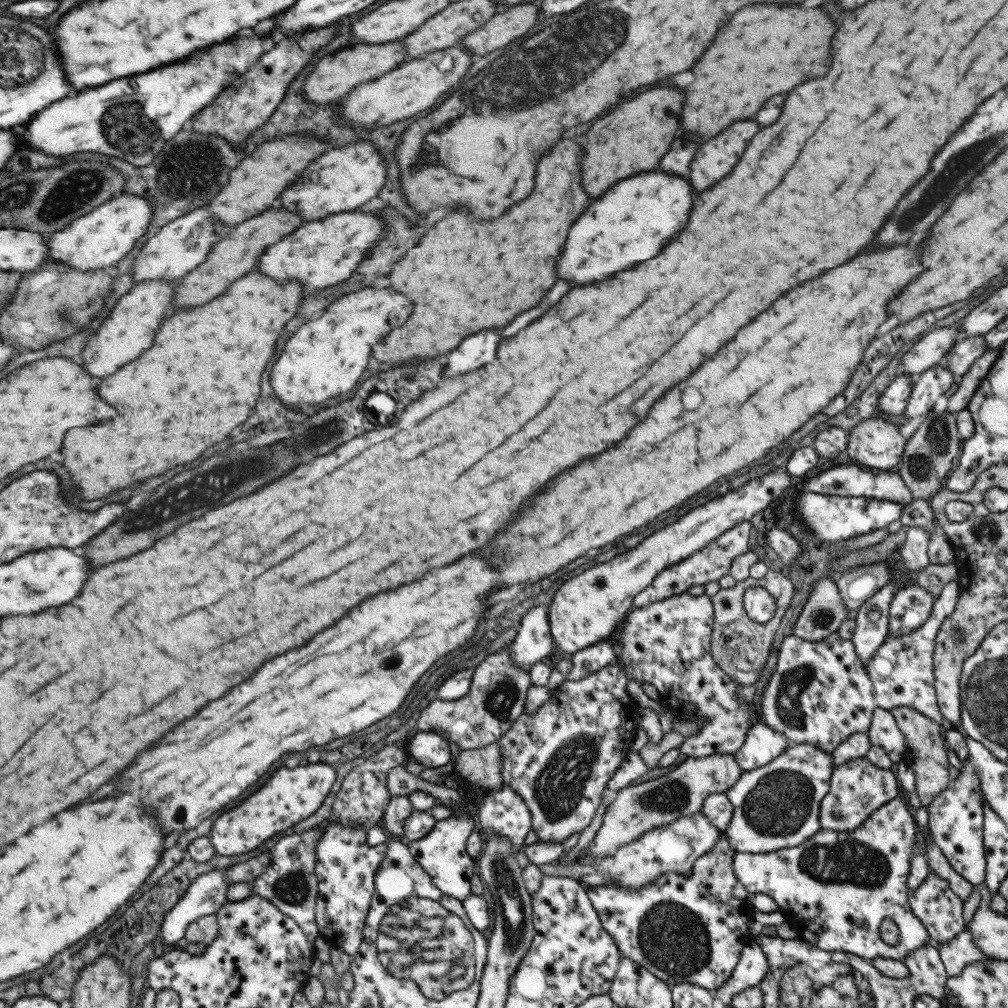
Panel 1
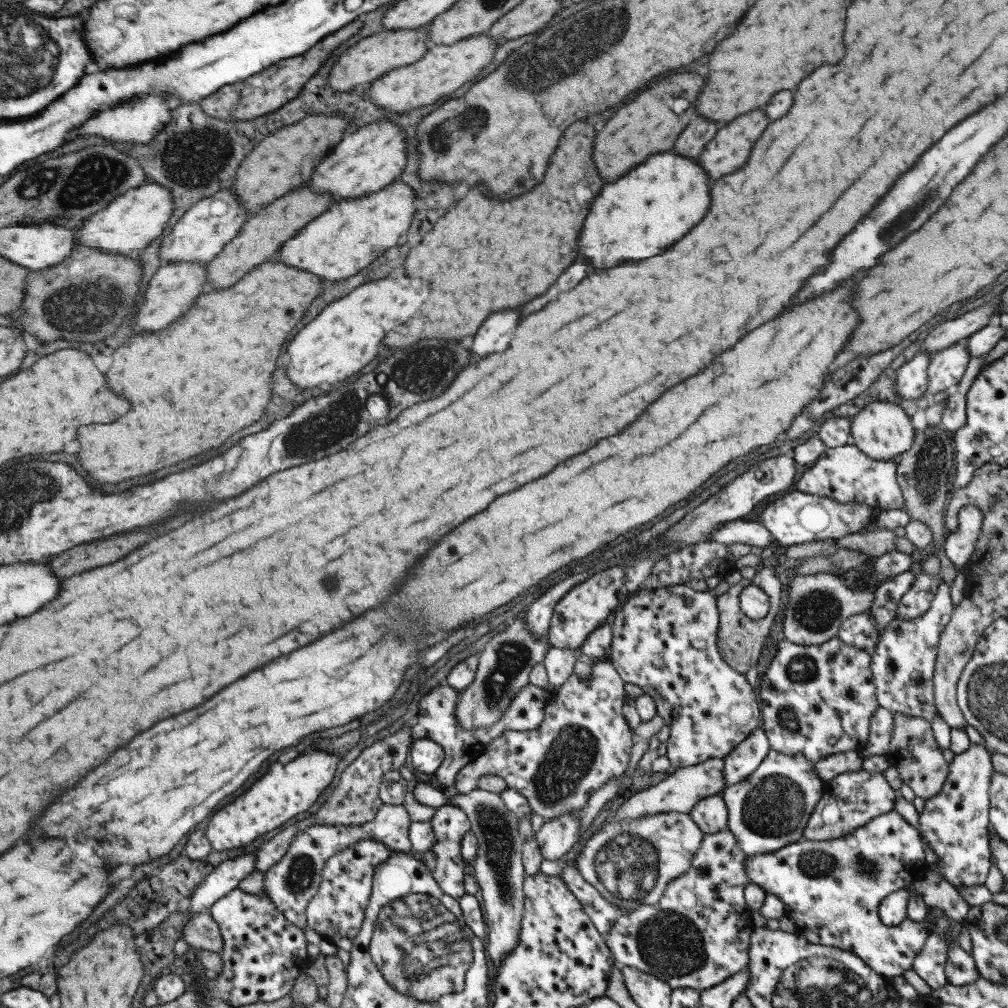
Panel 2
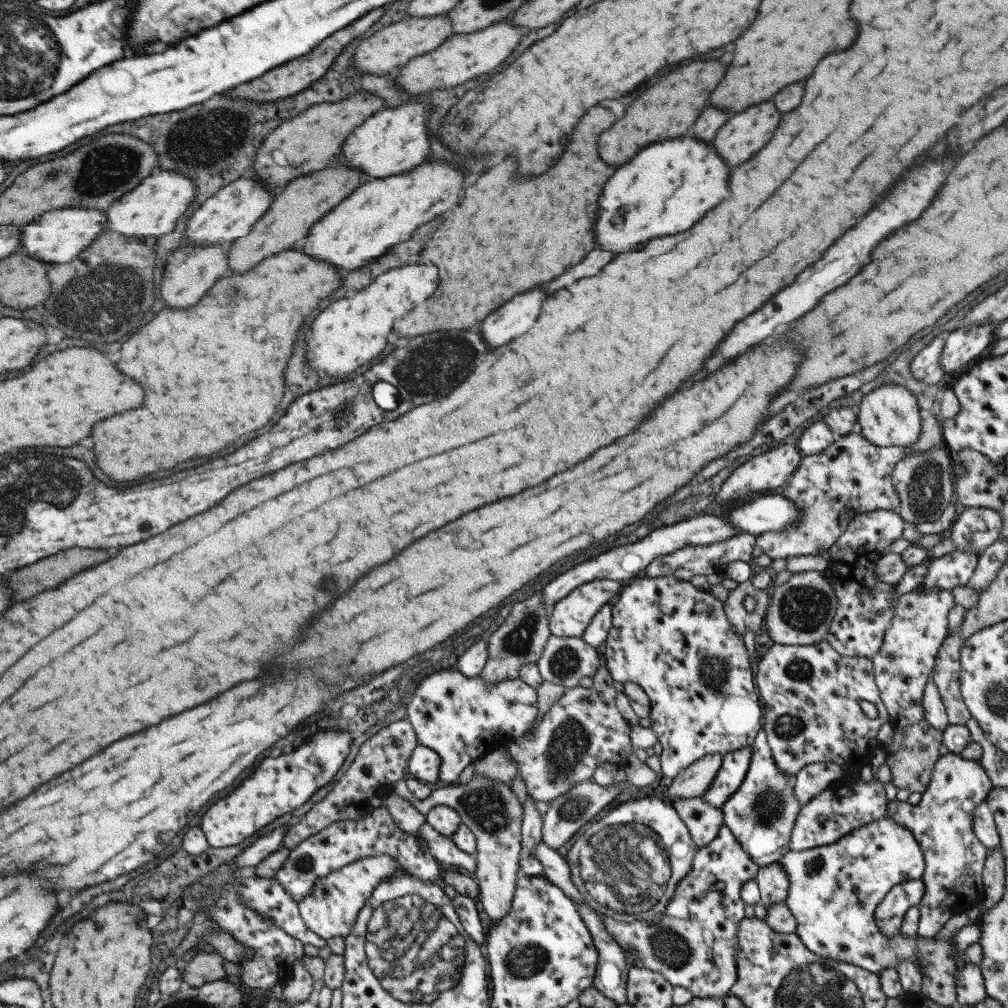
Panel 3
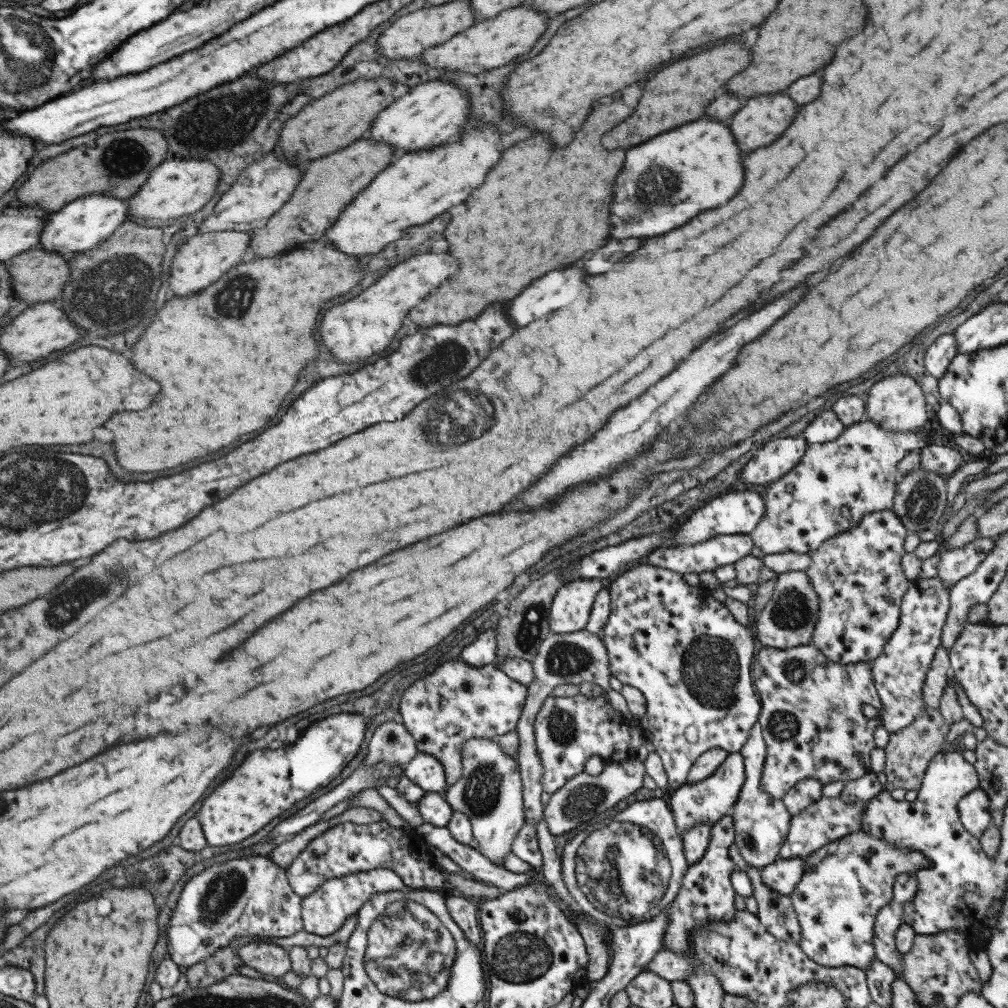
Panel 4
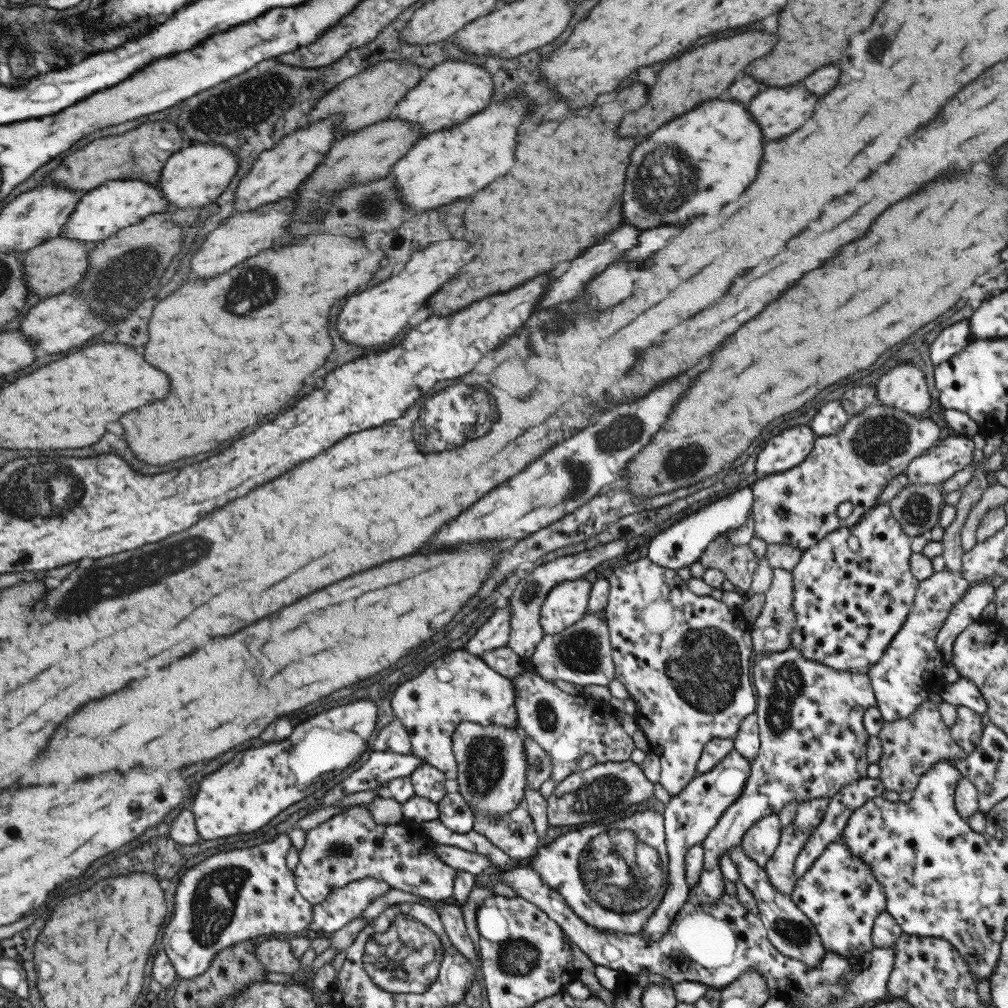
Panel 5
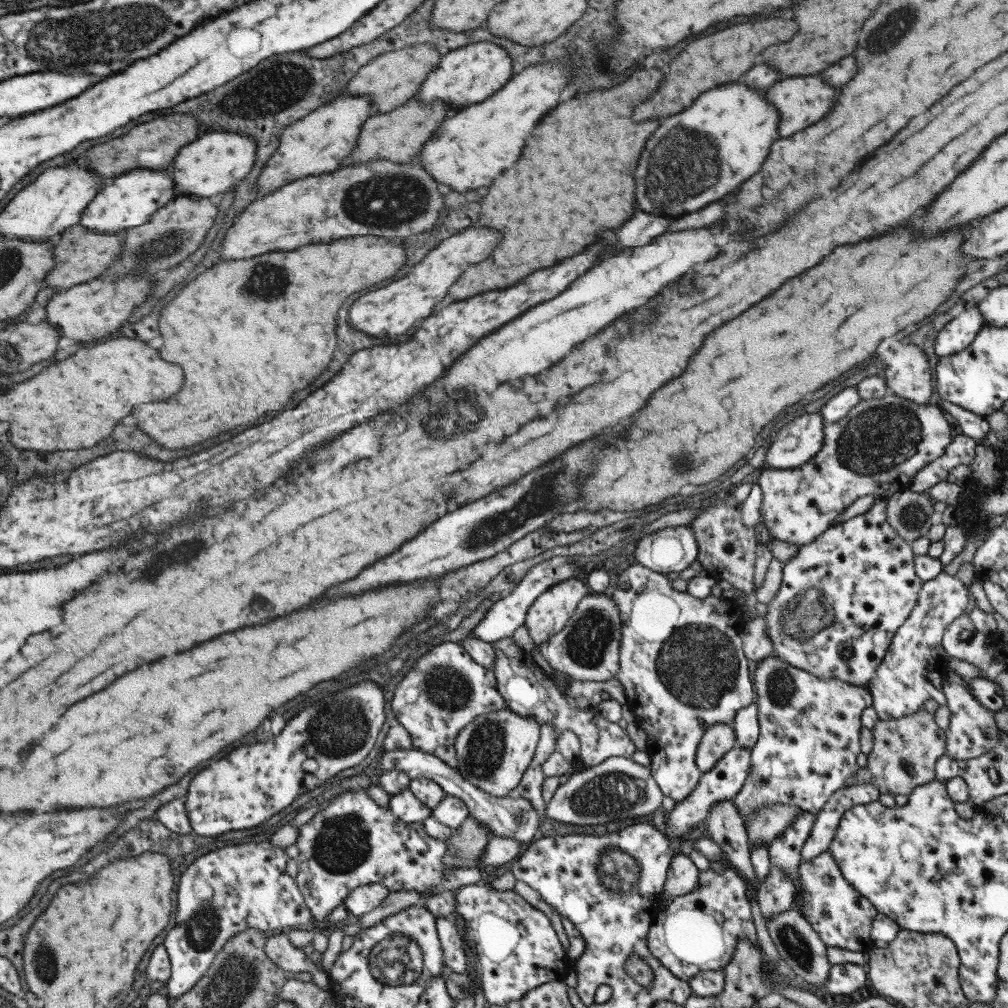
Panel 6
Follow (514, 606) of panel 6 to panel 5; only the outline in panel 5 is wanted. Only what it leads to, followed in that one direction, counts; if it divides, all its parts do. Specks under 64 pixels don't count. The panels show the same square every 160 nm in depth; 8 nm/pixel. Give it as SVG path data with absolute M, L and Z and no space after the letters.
M507 604L495 610L493 615L487 618L487 622L477 628L464 646L464 650L480 658L485 651L505 647L510 633L509 621L511 610Z

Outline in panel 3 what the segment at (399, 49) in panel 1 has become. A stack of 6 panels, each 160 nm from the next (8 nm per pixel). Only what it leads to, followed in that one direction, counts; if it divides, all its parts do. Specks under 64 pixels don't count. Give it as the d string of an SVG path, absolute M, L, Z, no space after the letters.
M445 14L423 18L408 16L381 27L371 36L365 36L361 42L357 43L354 53L351 54L351 62L353 62L353 68L359 70L359 74L389 73L393 67L402 66L420 54L432 51L452 33L451 21Z

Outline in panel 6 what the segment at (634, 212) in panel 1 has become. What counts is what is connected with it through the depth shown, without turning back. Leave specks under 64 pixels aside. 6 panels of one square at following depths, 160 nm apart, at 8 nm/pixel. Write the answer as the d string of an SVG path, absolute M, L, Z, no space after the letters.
M721 84L703 92L687 110L661 120L659 128L643 146L639 164L635 168L637 208L651 214L679 218L685 212L699 210L705 204L719 200L761 168L769 146L777 138L777 120L779 114L775 106L765 100L765 94L751 90L745 84Z

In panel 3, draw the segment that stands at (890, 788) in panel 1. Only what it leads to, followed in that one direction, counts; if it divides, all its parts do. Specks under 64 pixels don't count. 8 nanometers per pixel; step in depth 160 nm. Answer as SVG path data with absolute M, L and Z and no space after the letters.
M876 777L869 782L832 780L819 794L800 806L790 832L788 850L799 852L835 842L844 834L885 816L887 803L883 784Z

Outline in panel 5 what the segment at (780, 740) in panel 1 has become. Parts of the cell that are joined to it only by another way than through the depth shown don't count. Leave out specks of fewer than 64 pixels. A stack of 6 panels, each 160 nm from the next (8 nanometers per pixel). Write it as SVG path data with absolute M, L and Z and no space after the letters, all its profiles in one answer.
M735 749L728 752L713 768L703 774L695 775L675 796L671 796L664 804L664 845L667 858L665 861L666 888L657 908L649 916L638 935L645 935L656 941L667 930L675 913L686 902L690 892L685 882L684 854L694 844L700 842L715 826L721 813L729 806L743 790L748 777L750 762L743 758Z

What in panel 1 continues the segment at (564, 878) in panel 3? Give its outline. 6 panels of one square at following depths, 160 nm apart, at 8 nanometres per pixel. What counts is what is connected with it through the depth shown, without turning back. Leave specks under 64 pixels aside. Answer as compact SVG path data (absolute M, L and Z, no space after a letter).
M723 832L719 833L715 844L705 854L699 856L693 861L689 872L678 874L675 872L664 872L657 880L646 884L639 890L631 890L630 888L622 888L615 886L598 886L589 887L586 891L587 898L590 900L594 911L597 913L600 925L603 930L609 934L618 951L621 954L621 958L627 958L635 964L642 966L645 970L648 970L651 974L655 975L655 978L662 980L668 987L671 987L675 982L687 982L707 990L713 988L718 989L726 978L729 978L733 967L737 964L740 957L741 949L751 941L751 934L748 932L749 922L752 920L754 909L748 902L748 892L744 889L744 886L739 882L739 879L733 874L731 866L734 850L728 844L728 840Z

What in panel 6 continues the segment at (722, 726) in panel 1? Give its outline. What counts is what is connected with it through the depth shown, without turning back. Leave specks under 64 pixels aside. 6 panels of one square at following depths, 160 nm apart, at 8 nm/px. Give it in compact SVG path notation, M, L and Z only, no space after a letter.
M637 564L628 566L615 581L617 581L617 584L615 584L615 590L611 590L610 597L615 602L619 614L619 626L621 626L618 644L618 671L615 678L621 683L623 691L625 691L625 698L634 716L633 722L637 725L637 728L640 728L646 734L646 748L644 751L649 756L649 769L652 779L660 788L662 796L669 796L673 802L681 802L695 788L701 775L695 766L694 756L703 731L715 723L727 723L731 726L735 713L744 706L749 706L749 704L755 702L755 692L753 692L751 682L749 682L747 658L743 654L739 638L740 629L745 627L745 620L743 620L740 610L740 601L734 602L721 597L713 597L710 594L704 599L693 598L685 592L679 593L671 589L671 583L668 582L665 575L655 573Z

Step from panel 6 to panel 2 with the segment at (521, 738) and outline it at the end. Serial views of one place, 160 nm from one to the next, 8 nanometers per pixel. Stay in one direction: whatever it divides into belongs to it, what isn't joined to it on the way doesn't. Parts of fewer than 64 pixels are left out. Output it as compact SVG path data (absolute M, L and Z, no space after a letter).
M475 788L465 794L453 794L446 798L446 802L466 814L469 831L476 838L473 878L481 890L483 918L487 927L485 950L493 961L493 970L496 971L503 955L516 945L519 938L523 904L522 882L526 874L520 859L523 840L518 831L518 820L505 808L498 793Z

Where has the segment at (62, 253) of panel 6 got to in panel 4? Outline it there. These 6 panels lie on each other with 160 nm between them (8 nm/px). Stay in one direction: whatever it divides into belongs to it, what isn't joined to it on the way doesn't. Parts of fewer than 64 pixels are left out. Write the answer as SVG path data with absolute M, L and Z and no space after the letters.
M39 248L17 254L8 262L16 298L34 304L60 296L70 272L67 258Z

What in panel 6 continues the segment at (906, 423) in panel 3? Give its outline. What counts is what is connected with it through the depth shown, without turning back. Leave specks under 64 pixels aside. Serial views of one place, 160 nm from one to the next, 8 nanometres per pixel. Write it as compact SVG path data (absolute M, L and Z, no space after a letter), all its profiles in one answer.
M905 344L893 352L887 368L879 368L887 391L910 400L916 405L927 405L935 400L931 389L931 370L921 348Z

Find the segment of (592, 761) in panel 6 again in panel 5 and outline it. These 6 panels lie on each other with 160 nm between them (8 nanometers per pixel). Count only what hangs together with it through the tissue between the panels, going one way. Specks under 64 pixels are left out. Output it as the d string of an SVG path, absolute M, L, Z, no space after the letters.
M530 657L521 658L522 671L511 680L515 689L515 727L536 742L549 756L552 764L550 778L555 783L571 774L571 767L577 766L582 754L591 754L597 763L619 762L629 758L634 749L633 741L612 716L607 701L592 699L585 695L569 696L561 692L552 682L545 682L532 669Z

